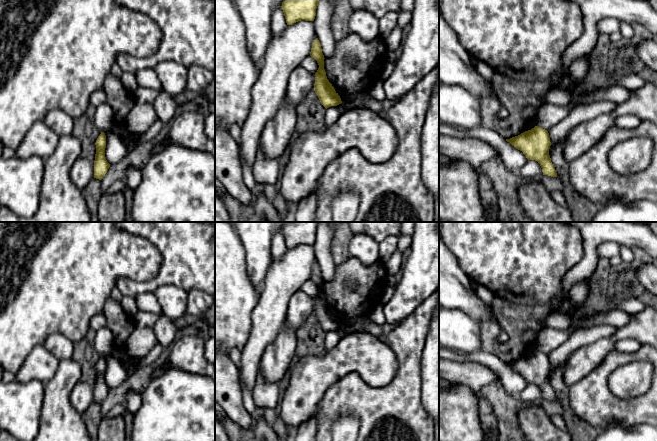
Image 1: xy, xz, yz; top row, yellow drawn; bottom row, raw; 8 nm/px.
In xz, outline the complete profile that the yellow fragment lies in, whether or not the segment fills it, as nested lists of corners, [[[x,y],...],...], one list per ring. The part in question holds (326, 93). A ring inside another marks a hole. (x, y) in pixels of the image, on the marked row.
[[[318,38],[312,44],[310,56],[314,58],[319,68],[315,73],[314,91],[317,94],[321,104],[327,109],[331,106],[337,106],[342,103],[340,96],[329,82],[324,69],[324,55]]]

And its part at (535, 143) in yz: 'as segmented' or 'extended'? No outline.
as segmented

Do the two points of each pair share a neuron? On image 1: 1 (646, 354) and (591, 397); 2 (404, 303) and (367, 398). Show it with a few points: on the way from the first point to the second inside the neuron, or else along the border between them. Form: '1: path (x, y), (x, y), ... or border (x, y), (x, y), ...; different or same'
1: path (629, 358), (617, 358), (597, 380); same
2: border (414, 311), (395, 326); different

